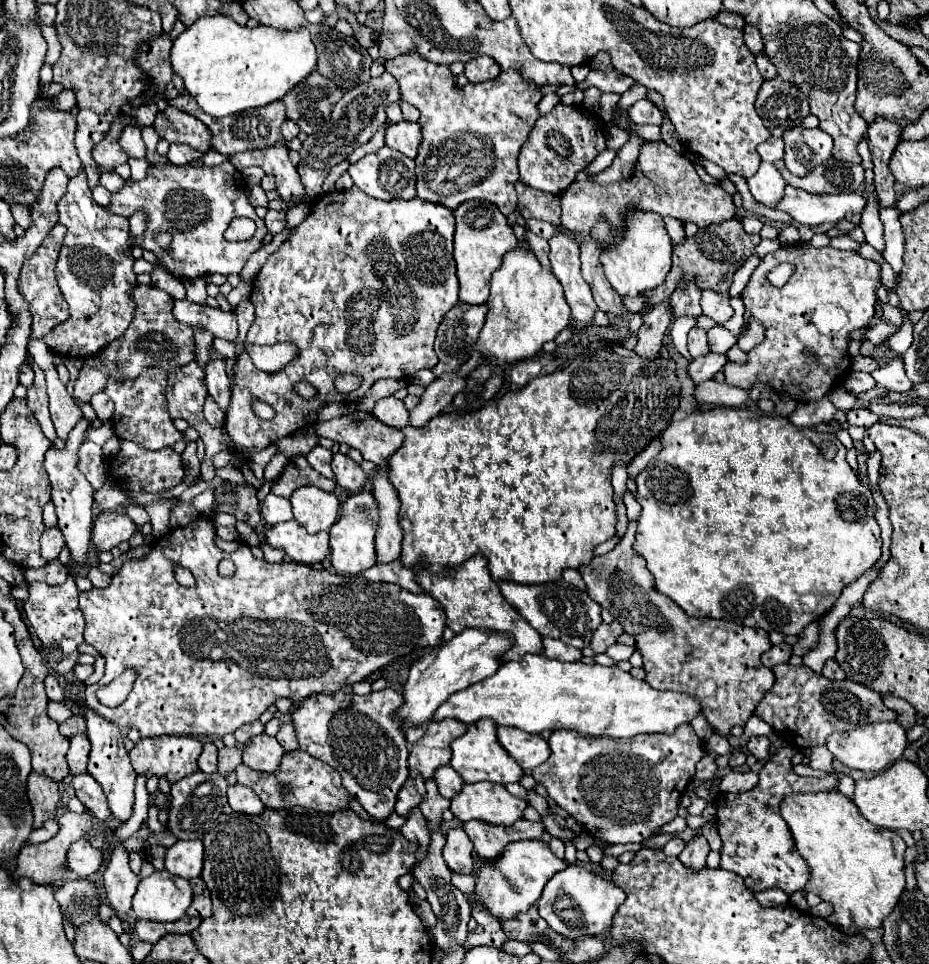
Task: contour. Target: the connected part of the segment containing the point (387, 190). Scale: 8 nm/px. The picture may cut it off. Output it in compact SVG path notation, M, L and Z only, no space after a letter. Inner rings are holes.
M384 146L378 152L366 154L362 160L352 164L348 168L354 184L366 192L372 198L378 200L392 200L392 198L416 198L416 172L414 172L414 160Z

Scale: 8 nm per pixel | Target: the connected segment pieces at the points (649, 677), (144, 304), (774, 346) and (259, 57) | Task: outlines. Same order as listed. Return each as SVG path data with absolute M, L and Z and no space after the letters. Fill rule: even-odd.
M630 522L624 538L616 544L616 548L600 556L600 564L582 564L578 568L588 586L588 594L600 606L610 610L614 620L618 620L624 626L624 632L636 638L636 648L644 656L644 680L656 690L674 690L694 696L696 702L700 702L702 712L706 714L712 730L722 736L728 736L732 726L744 726L748 722L748 718L754 714L754 708L764 698L766 690L774 684L772 670L760 662L760 656L772 646L768 640L768 632L760 628L738 626L726 620L688 616L676 602L672 602L668 596L656 590L652 572L646 568L644 558L636 556L636 552L632 550L634 534L636 522Z
M142 284L136 286L132 298L136 302L136 316L134 316L134 322L130 324L130 328L116 342L102 348L96 354L98 358L92 356L92 358L84 360L82 372L74 386L76 404L90 402L90 398L96 392L102 392L108 376L114 376L116 380L136 378L136 376L140 376L142 370L146 370L150 366L162 368L164 372L174 372L176 368L194 360L194 332L192 332L192 328L188 328L186 324L180 324L172 316L174 298L168 292L158 290L156 286L142 286Z
M804 242L784 246L766 254L750 276L742 292L746 310L766 328L764 344L748 352L744 364L728 360L724 366L726 384L750 390L756 382L776 392L790 394L798 402L820 400L842 380L850 368L850 332L866 328L874 316L876 290L880 286L880 264L866 260L852 250L812 248ZM782 264L796 264L796 272L786 286L774 288L766 274Z
M204 16L174 40L170 60L198 106L214 118L224 118L282 100L314 72L318 54L308 28L278 30L262 24L248 28L228 16Z

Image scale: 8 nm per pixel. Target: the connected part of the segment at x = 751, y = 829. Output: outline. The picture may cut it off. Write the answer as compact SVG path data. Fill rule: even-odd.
M780 748L760 770L758 784L744 794L718 794L716 796L716 828L722 838L720 866L738 874L752 892L780 888L786 894L802 890L810 878L808 864L800 858L794 838L780 816L780 800L792 792L820 792L836 788L838 780L834 776L808 778L796 776L790 758L796 750L786 752Z

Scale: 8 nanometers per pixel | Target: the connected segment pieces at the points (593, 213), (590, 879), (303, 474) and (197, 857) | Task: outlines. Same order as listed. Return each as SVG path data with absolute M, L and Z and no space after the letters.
M652 142L642 148L642 152L634 166L634 172L630 178L624 178L616 184L598 184L598 182L573 182L568 190L560 196L560 208L562 208L562 226L570 230L580 242L580 260L582 260L582 276L592 288L592 296L598 304L598 308L610 316L624 314L624 302L622 298L612 290L608 278L604 276L604 268L600 264L600 254L608 248L606 242L592 236L592 228L596 222L604 220L608 226L612 226L614 236L622 234L624 228L624 214L628 208L642 210L642 212L656 212L662 218L672 216L676 220L694 222L698 228L704 228L714 222L724 222L728 218L736 216L736 206L732 202L732 196L720 186L712 184L706 186L698 174L694 164L684 158L680 152L670 148L662 142Z
M570 864L566 870L556 874L552 882L546 884L538 900L538 910L548 926L566 938L600 936L612 926L612 918L624 900L624 890L618 888L614 882L590 872L582 864Z
M294 456L288 460L282 476L278 480L272 482L272 494L282 496L282 498L290 498L290 494L300 488L300 486L318 486L326 492L334 492L336 484L328 478L324 478L320 472L312 470L312 466L308 466L304 456Z
M178 840L166 850L166 870L186 880L198 878L202 872L204 848L200 840Z

